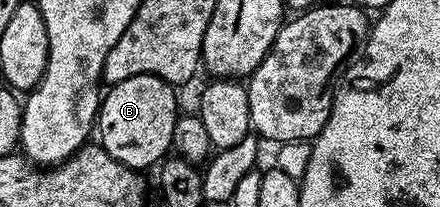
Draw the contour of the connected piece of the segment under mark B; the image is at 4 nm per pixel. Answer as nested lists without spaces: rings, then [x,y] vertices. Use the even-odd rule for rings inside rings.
[[[133,75],[110,86],[102,94],[97,118],[97,141],[103,150],[122,165],[136,171],[158,166],[172,148],[176,86],[153,75]]]

